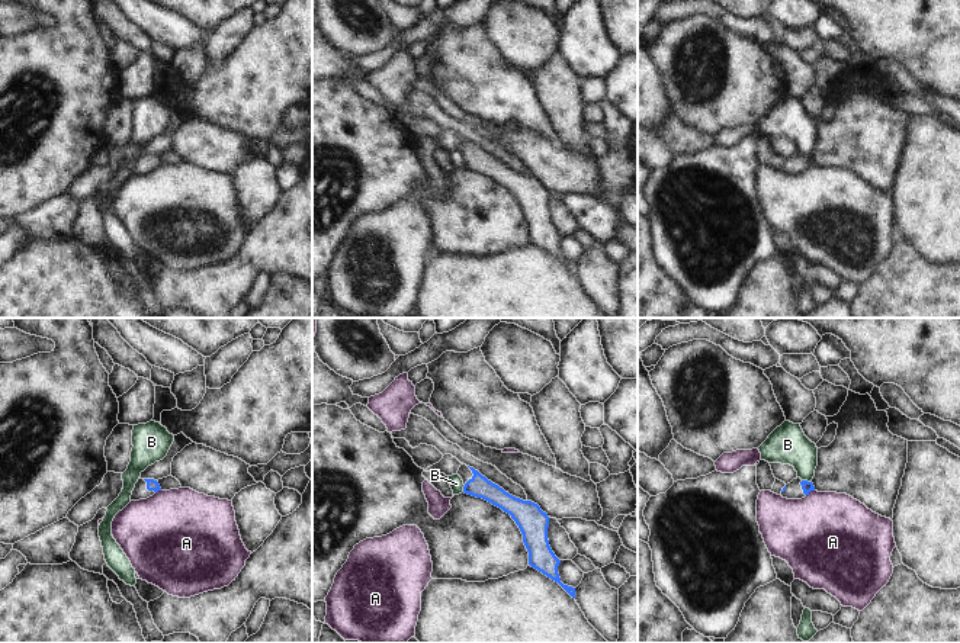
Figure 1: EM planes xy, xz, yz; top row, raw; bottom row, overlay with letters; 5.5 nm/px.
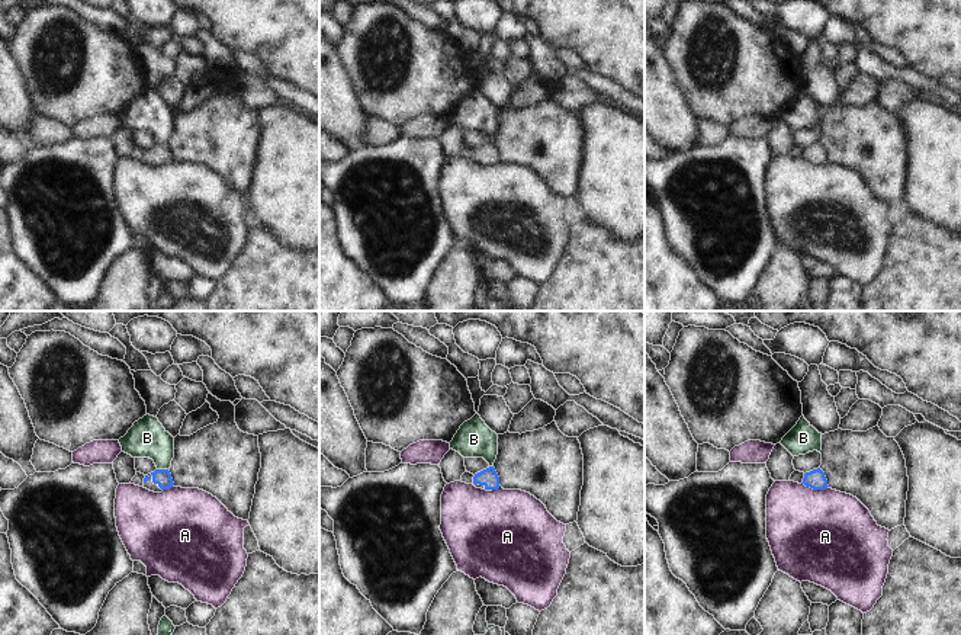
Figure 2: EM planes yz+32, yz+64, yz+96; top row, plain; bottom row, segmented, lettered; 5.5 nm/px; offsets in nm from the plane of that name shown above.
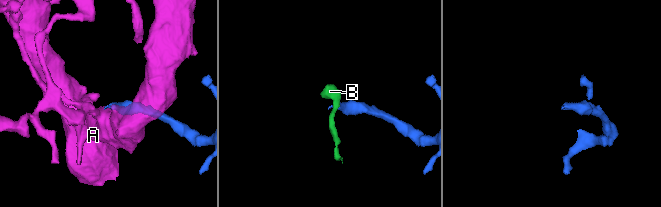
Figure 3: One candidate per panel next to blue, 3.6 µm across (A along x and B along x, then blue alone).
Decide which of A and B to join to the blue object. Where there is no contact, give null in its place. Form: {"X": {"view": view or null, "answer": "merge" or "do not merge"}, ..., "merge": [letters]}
{"A": {"view": "yz", "answer": "do not merge"}, "B": {"view": "yz", "answer": "do not merge"}, "merge": []}

